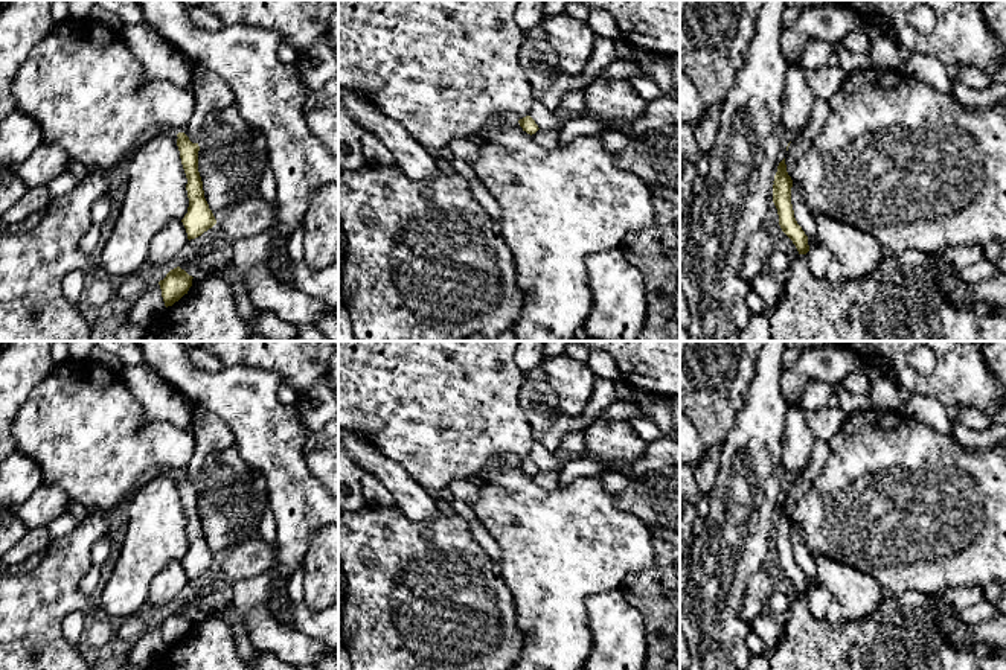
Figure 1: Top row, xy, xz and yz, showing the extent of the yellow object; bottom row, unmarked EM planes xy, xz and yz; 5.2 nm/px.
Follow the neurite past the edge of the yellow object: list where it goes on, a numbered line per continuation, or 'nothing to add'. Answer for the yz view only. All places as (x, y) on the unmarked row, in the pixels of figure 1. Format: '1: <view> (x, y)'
nothing to add

